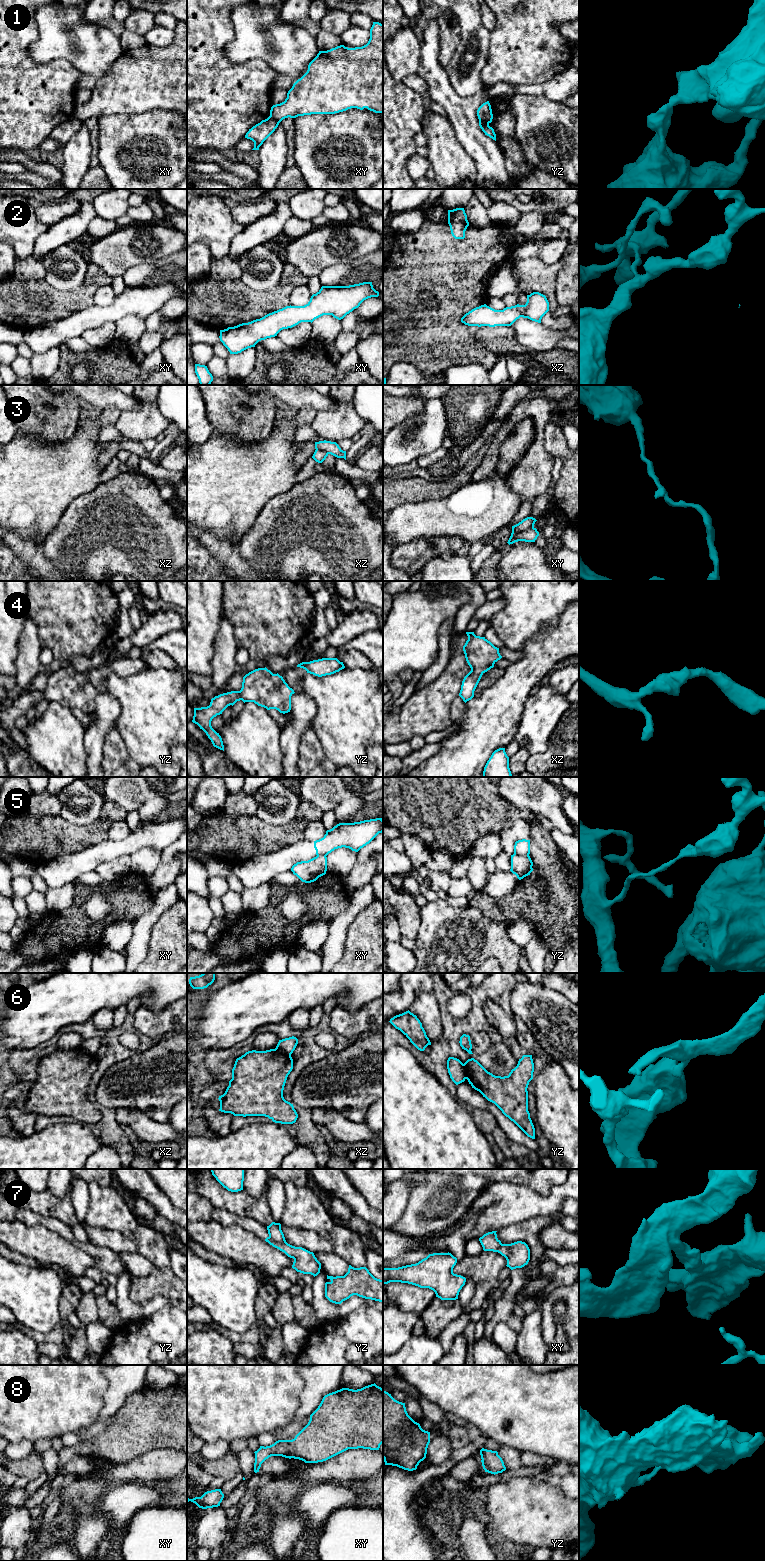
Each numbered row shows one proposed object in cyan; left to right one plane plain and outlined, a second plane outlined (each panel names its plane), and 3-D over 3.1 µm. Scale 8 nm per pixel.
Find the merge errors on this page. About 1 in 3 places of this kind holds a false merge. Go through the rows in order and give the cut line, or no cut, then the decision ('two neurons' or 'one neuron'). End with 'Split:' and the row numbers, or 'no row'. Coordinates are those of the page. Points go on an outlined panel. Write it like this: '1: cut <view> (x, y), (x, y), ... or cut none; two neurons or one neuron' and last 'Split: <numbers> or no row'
1: cut yz (479, 119), (488, 123); two neurons
2: cut none; one neuron
3: cut xy (533, 526), (519, 531), (511, 537); two neurons
4: cut none; one neuron
5: cut yz (514, 852), (520, 855), (528, 855); two neurons
6: cut xz (275, 1048), (290, 1056); two neurons
7: cut yz (269, 1236), (272, 1241), (285, 1242); two neurons
8: cut none; one neuron
Split: 1, 3, 5, 6, 7

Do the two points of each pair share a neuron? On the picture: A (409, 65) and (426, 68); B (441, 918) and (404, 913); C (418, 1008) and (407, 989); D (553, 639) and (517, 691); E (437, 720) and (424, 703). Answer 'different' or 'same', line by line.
A: different
B: different
C: different
D: same
E: same

